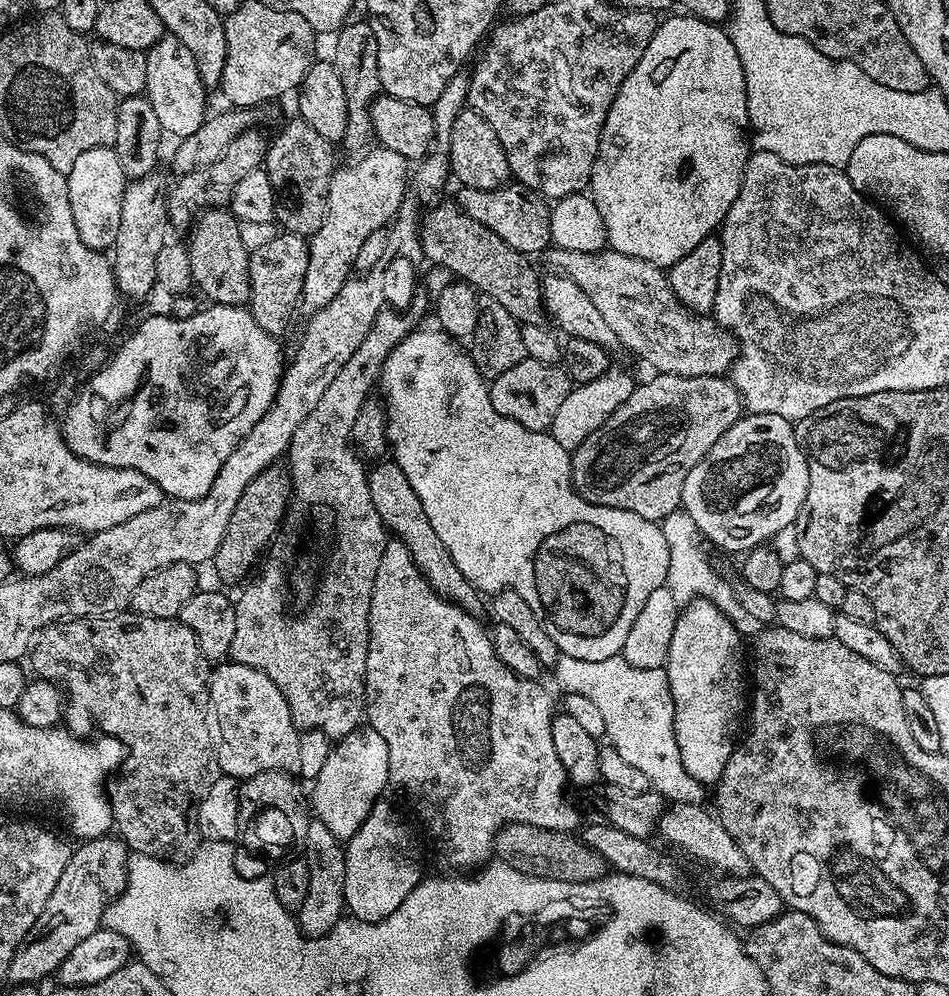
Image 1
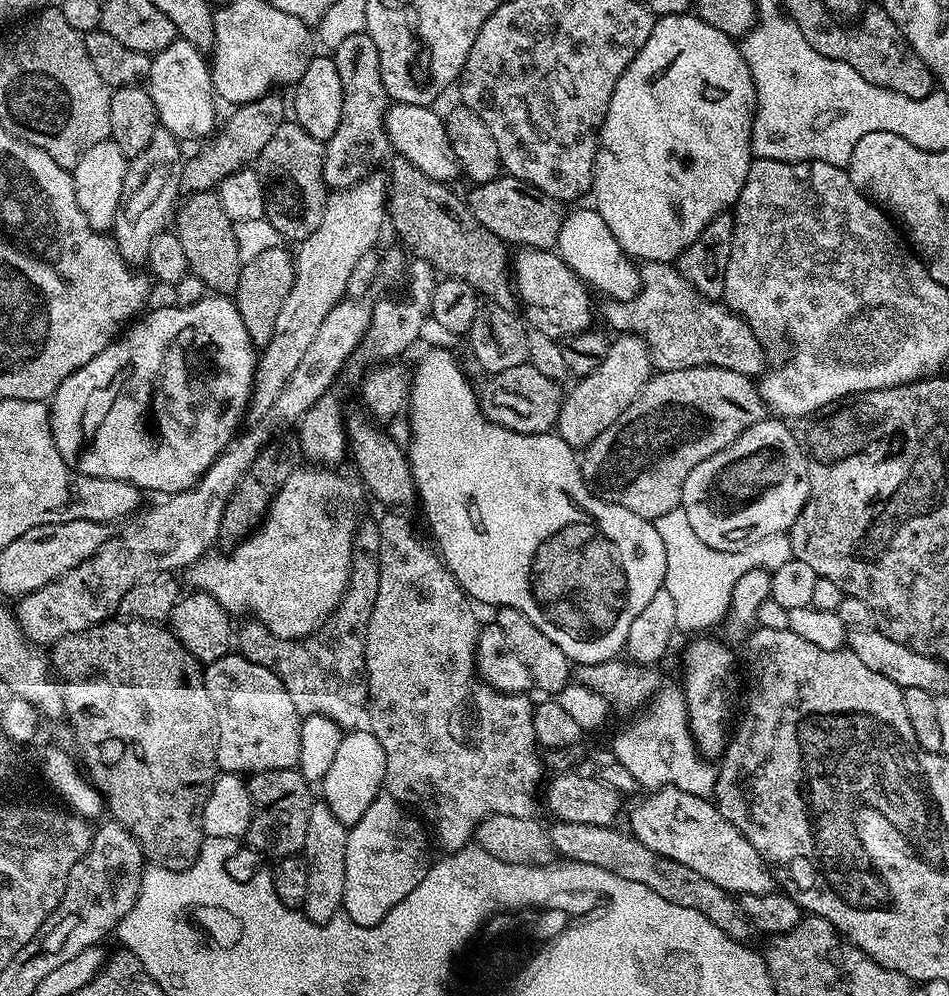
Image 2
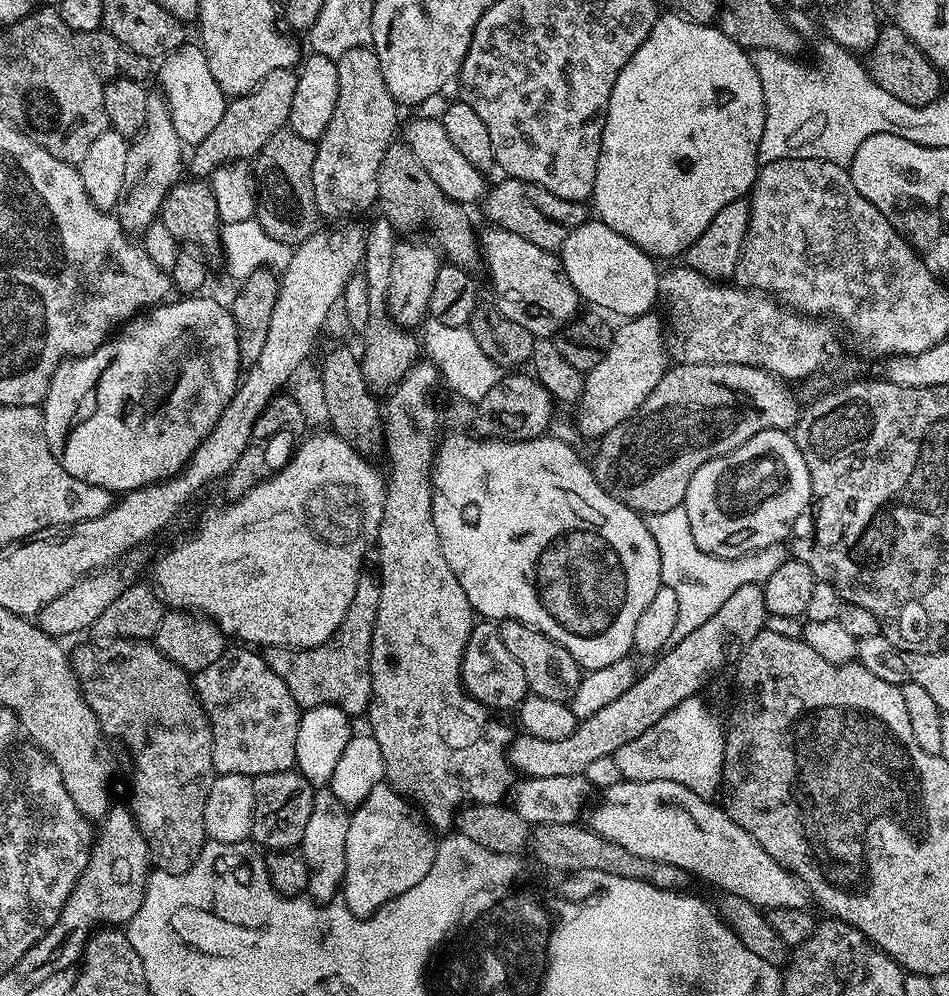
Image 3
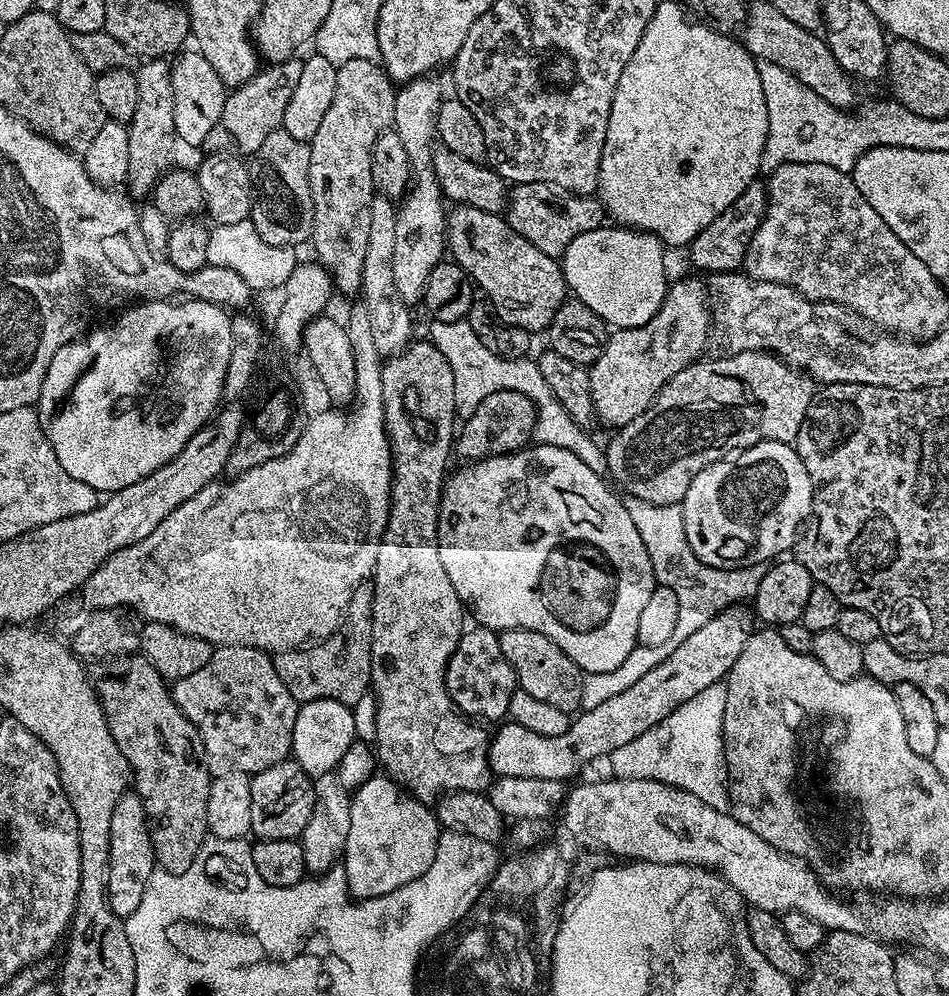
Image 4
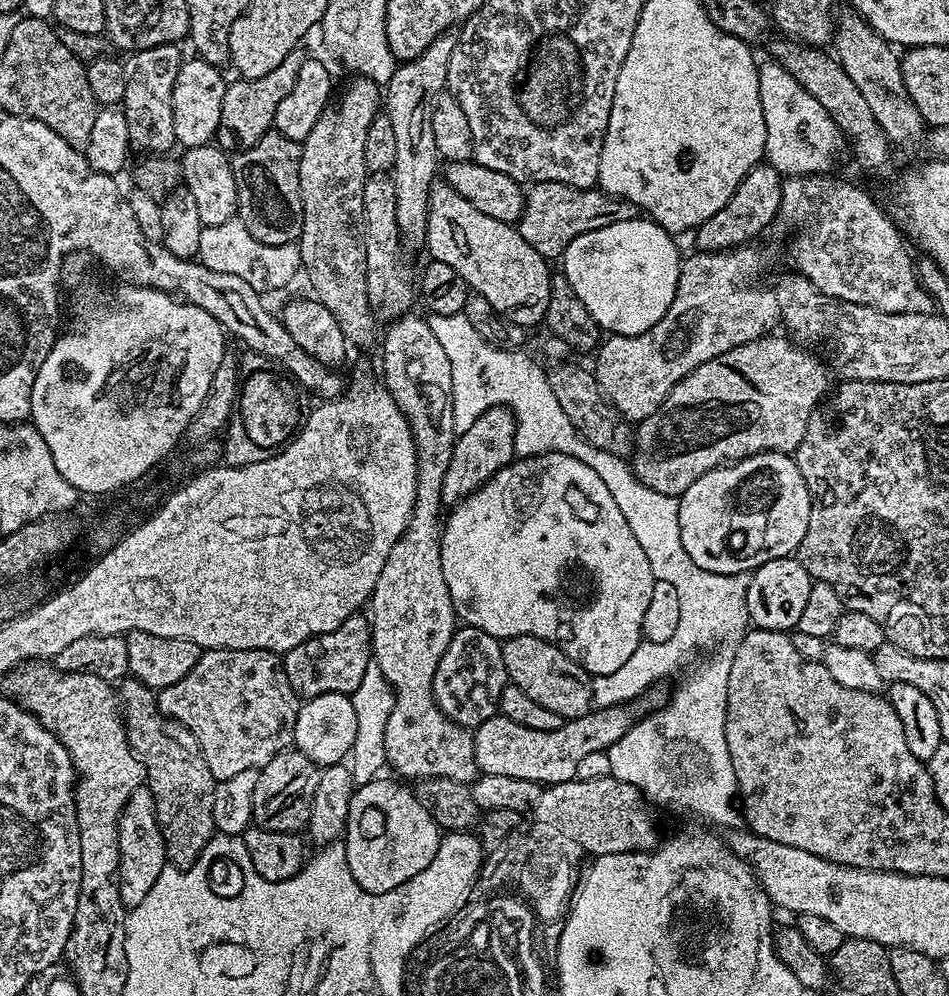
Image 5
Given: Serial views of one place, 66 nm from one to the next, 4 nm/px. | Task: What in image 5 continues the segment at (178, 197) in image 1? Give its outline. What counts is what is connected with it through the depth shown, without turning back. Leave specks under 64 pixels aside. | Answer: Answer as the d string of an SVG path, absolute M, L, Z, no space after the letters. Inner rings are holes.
M303 47L295 48L282 63L274 66L270 74L262 74L262 78L245 80L236 78L236 81L229 83L224 90L222 98L222 118L214 137L215 143L225 150L243 150L257 144L267 132L273 131L274 114L286 94L294 87L294 81L302 70L302 62L306 59L306 52Z

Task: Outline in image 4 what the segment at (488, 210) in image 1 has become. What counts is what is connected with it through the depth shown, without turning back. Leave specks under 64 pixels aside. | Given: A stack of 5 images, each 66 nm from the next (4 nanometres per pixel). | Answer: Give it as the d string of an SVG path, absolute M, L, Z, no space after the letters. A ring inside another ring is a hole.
M526 182L515 185L509 191L506 219L514 231L522 234L526 242L538 246L542 254L560 258L570 246L570 242L578 238L578 234L586 234L601 227L605 223L606 213L603 204L595 195L579 196L546 182Z

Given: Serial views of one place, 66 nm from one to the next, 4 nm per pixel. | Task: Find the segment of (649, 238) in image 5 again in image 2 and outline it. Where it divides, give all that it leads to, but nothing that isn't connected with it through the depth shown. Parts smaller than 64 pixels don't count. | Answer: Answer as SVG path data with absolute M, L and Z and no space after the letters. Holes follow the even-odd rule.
M595 207L580 208L577 212L569 211L565 215L555 251L567 259L568 265L585 285L605 292L605 297L626 300L635 296L639 289L639 267L624 253L622 246L618 246L614 234L610 234L610 226L602 222Z

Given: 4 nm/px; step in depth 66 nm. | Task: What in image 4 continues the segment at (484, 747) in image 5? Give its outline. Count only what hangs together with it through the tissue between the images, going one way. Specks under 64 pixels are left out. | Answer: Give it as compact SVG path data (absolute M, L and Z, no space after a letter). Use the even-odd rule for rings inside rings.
M743 603L724 608L717 616L712 616L705 624L698 626L686 642L676 644L662 662L653 664L628 690L617 693L606 702L599 703L594 709L583 709L573 719L566 734L543 736L534 734L534 730L526 730L526 726L518 726L504 722L494 732L488 745L488 760L492 763L492 771L496 776L513 776L514 778L554 778L565 782L579 777L582 766L590 762L590 758L598 758L601 754L612 756L628 742L634 742L646 730L658 727L663 720L678 706L682 706L694 694L702 694L706 686L721 683L728 672L738 662L738 654L742 654L742 646L752 637L754 631L754 612Z

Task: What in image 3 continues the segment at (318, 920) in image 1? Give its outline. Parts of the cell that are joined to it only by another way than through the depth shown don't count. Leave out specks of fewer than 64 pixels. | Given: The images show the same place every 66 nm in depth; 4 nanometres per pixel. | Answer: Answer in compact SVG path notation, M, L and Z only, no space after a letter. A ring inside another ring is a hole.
M317 787L313 791L310 819L306 821L306 834L302 834L298 851L308 867L307 895L317 902L335 901L344 883L349 815L349 805L338 802L338 798L334 798L331 787Z

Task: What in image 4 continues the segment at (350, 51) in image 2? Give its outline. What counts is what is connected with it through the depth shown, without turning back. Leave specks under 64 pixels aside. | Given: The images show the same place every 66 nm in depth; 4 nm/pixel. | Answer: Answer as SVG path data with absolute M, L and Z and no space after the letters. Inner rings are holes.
M352 58L336 69L338 83L334 86L334 102L322 118L318 131L308 144L310 168L308 182L312 199L312 234L310 245L316 251L315 259L327 270L337 293L356 296L362 282L362 266L366 262L366 241L370 238L370 206L374 199L372 186L372 151L378 134L393 127L396 88L394 81L375 60Z

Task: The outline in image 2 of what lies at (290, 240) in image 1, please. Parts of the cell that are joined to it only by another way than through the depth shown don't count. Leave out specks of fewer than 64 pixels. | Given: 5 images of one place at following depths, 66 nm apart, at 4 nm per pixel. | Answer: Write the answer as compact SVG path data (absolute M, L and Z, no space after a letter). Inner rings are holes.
M281 246L266 250L265 253L258 254L258 258L243 261L240 269L238 286L234 293L236 309L238 314L242 314L242 322L253 344L260 350L272 340L282 302L286 302L286 294L290 294L290 286L294 286L296 262L293 253L287 252L286 248Z

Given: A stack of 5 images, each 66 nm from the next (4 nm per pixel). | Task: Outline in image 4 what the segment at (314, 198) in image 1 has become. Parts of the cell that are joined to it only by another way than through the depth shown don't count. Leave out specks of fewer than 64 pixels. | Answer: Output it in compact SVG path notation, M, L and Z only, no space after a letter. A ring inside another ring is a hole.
M278 130L270 134L270 138L262 142L262 146L258 146L247 165L256 195L250 219L254 230L258 230L258 238L262 238L262 242L270 242L270 246L283 248L296 248L303 240L305 243L312 234L308 144Z

